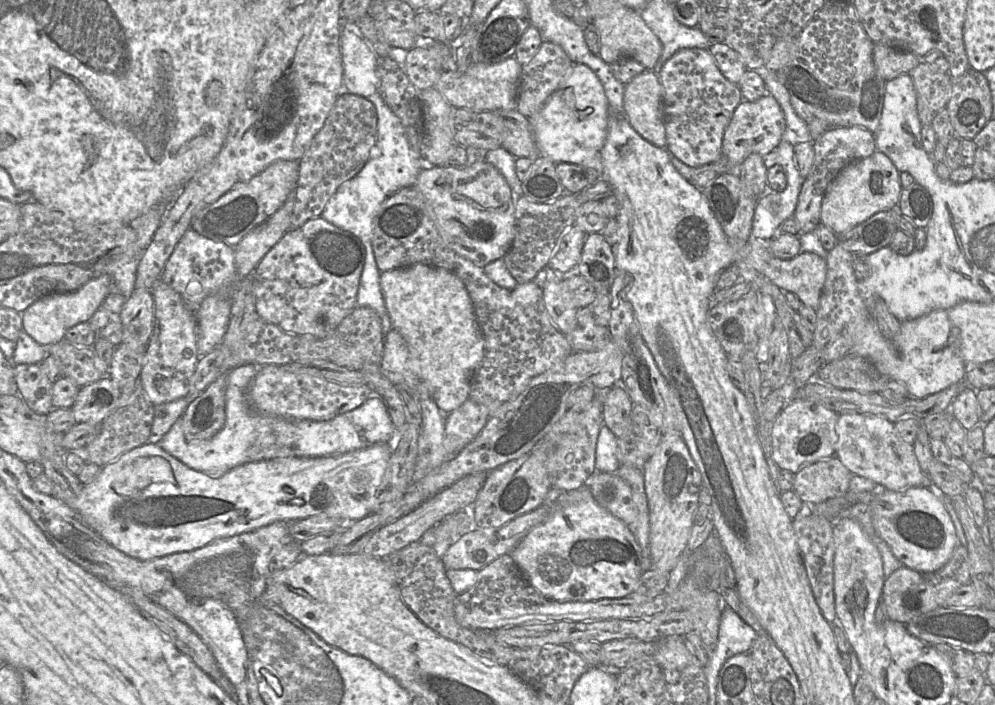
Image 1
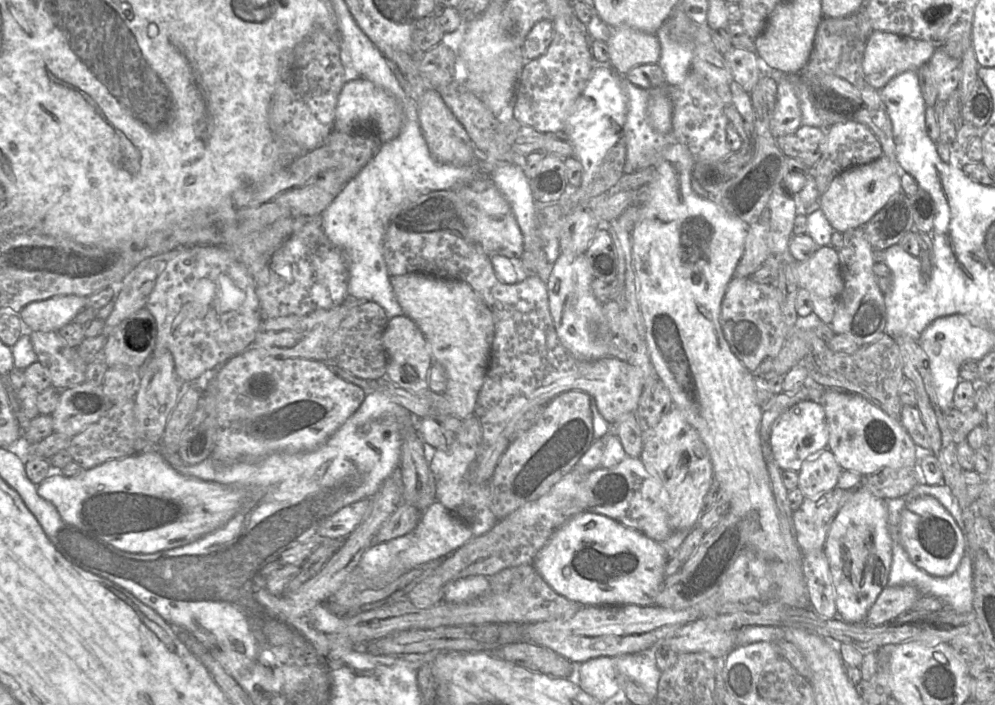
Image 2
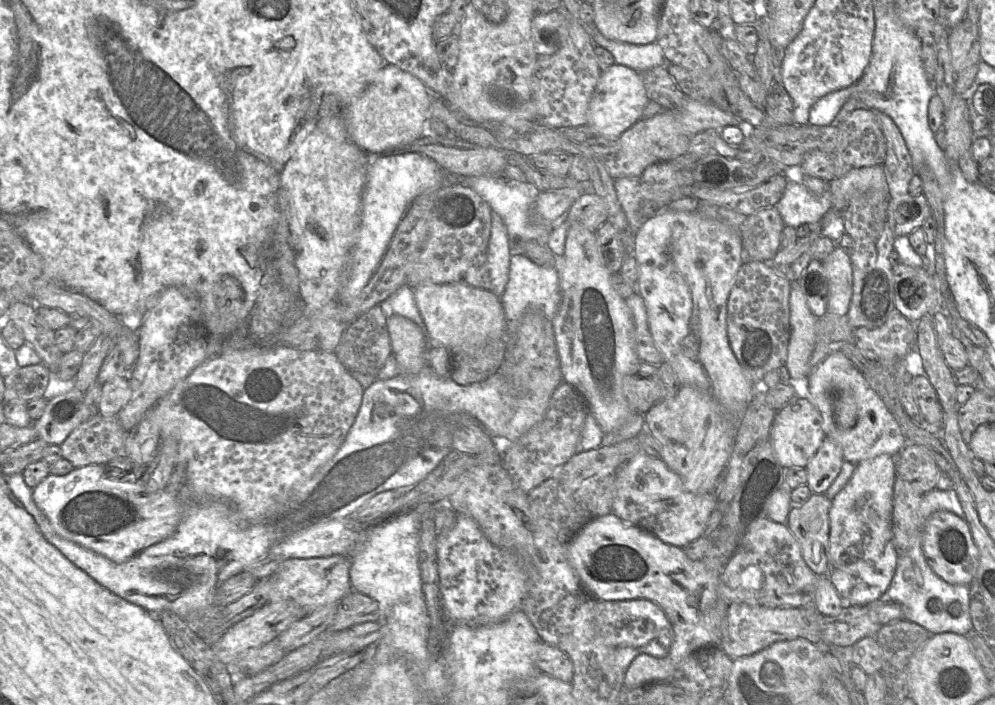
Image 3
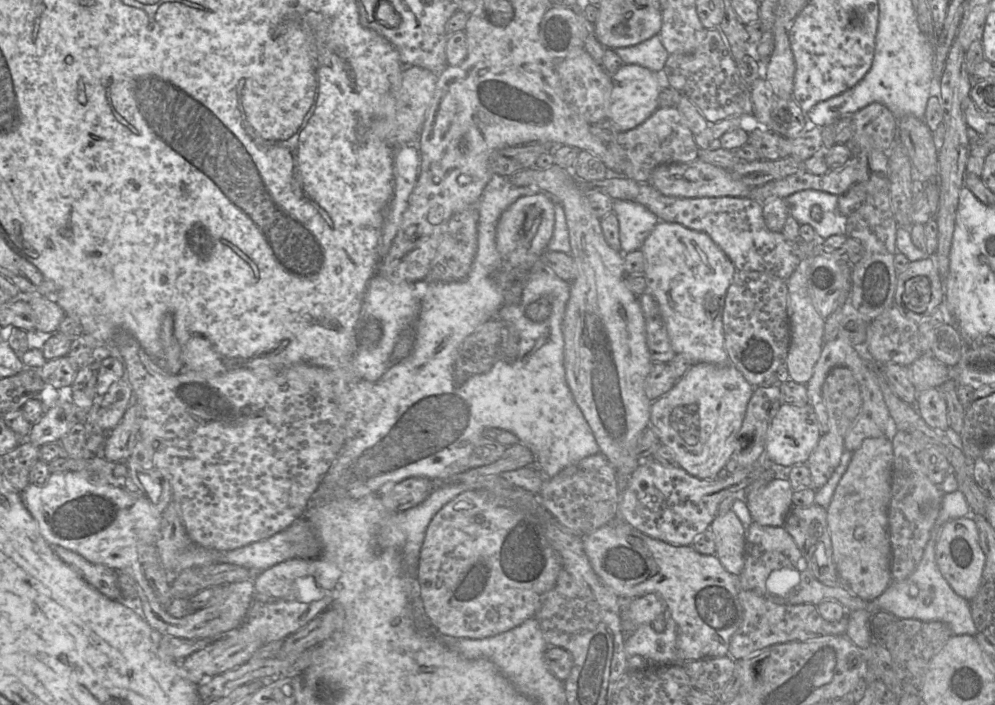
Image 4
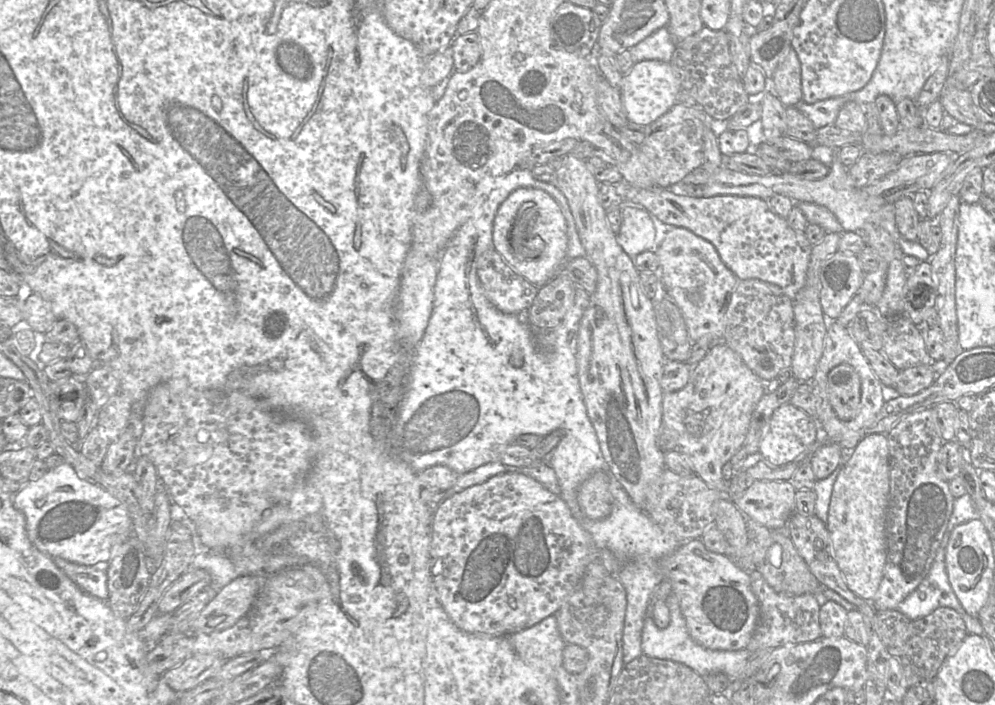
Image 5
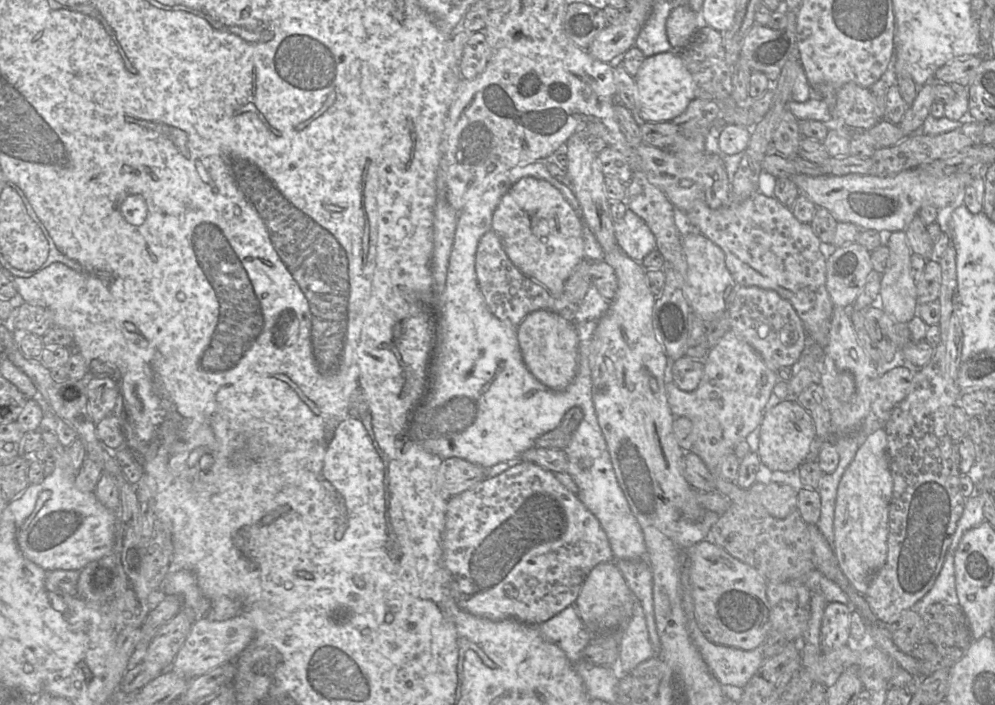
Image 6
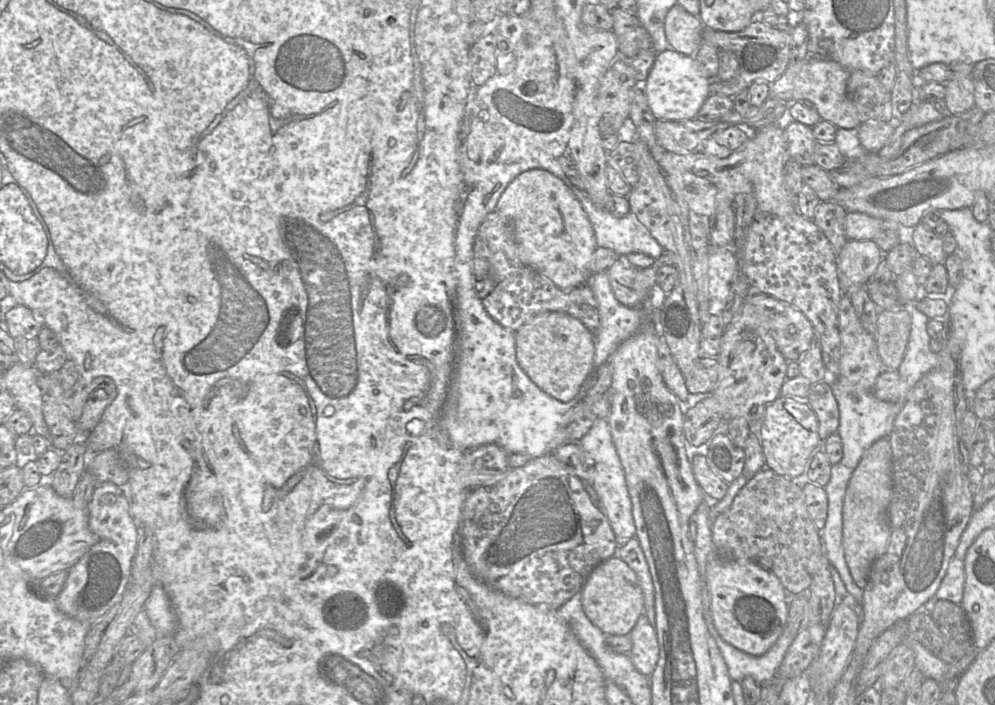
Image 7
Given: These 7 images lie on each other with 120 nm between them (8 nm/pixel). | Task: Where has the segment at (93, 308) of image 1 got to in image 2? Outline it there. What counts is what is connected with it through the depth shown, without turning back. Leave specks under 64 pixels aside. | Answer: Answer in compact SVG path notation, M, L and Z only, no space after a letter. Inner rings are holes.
M54 296L27 304L19 312L27 331L58 331L86 307L87 297Z

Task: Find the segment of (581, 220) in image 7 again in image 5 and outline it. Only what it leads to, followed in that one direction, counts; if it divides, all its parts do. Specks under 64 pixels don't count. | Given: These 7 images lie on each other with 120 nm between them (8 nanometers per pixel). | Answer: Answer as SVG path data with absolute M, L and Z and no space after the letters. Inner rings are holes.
M518 188L499 206L493 222L493 245L518 274L537 287L548 283L563 266L567 225L557 202L544 190Z

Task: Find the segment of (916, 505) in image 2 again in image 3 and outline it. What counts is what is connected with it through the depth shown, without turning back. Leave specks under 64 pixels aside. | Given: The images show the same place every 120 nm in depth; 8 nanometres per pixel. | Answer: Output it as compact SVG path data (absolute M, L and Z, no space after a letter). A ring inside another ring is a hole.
M943 510L931 514L923 525L922 550L933 572L947 583L969 585L972 581L979 563L979 550L965 519Z

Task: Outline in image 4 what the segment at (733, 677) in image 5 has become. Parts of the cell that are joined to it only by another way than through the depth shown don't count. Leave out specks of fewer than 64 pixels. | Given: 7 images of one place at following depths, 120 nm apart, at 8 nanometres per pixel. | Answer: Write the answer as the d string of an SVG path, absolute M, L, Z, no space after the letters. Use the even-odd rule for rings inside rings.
M665 613L665 620L666 620L666 628L663 632L656 632L651 624L642 624L639 627L635 629L633 633L628 635L624 639L624 651L628 657L631 656L641 656L645 660L649 662L653 662L655 664L673 664L673 663L684 663L684 662L678 662L677 659L677 648L676 648L676 642L677 642L677 625L675 621L672 619L671 616Z

